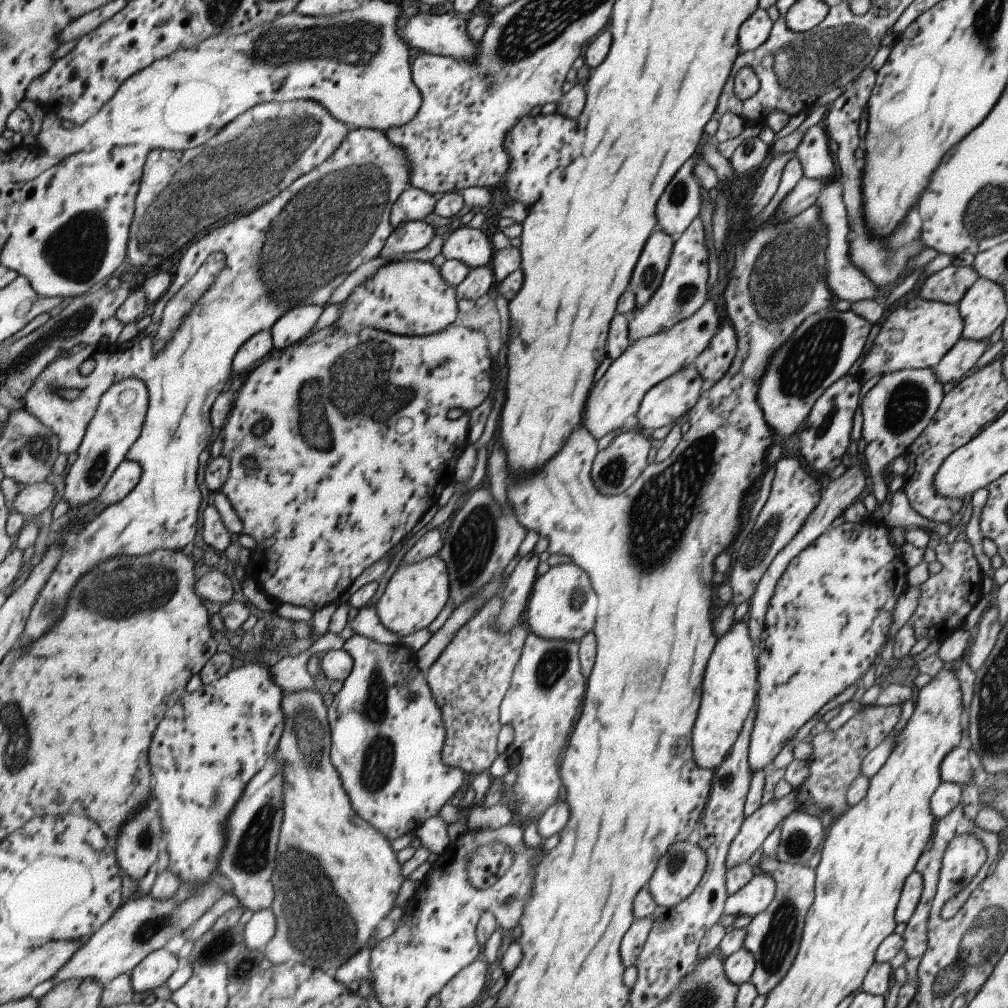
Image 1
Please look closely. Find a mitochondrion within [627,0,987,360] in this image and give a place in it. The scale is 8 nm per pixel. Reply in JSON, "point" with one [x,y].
{"point":[806,65]}

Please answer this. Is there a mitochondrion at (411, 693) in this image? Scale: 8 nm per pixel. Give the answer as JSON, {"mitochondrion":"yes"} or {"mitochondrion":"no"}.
{"mitochondrion":"yes"}

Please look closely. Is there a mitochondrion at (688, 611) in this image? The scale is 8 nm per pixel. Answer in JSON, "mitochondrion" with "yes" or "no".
{"mitochondrion":"no"}

